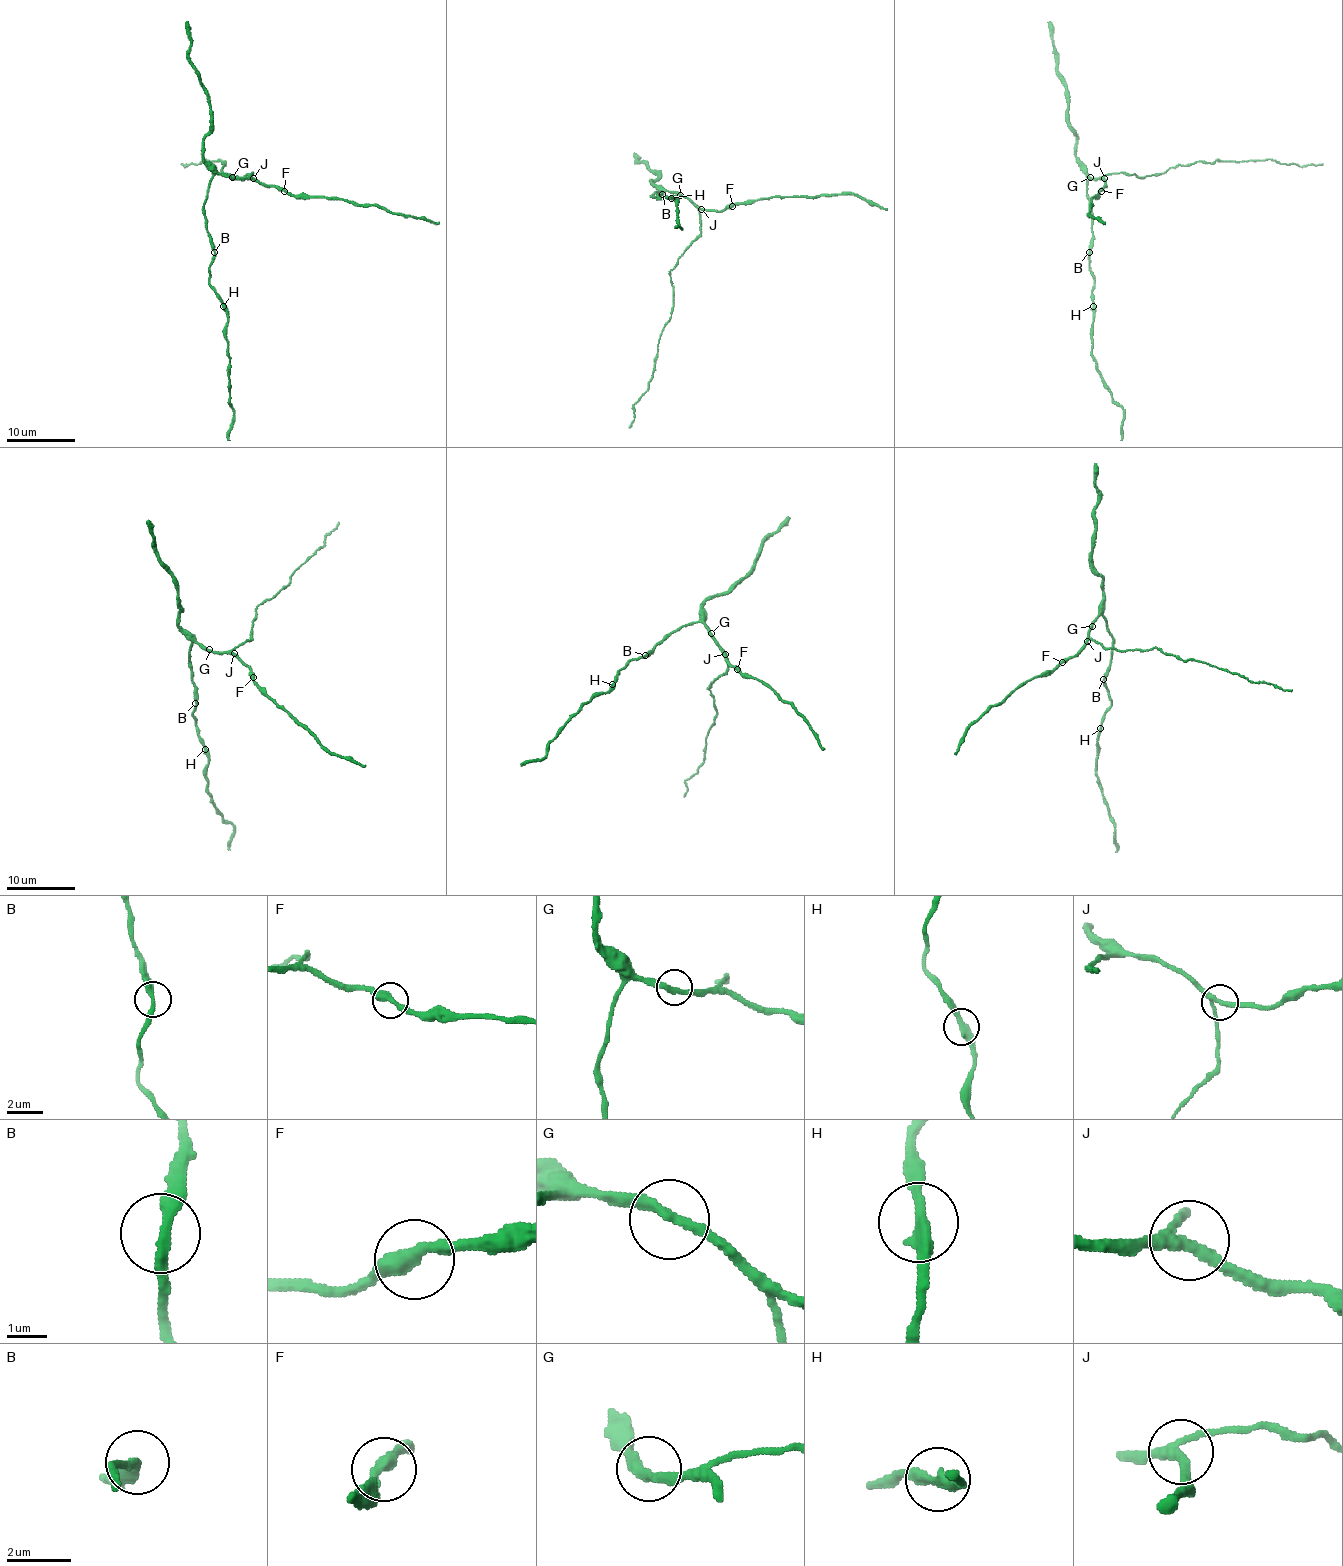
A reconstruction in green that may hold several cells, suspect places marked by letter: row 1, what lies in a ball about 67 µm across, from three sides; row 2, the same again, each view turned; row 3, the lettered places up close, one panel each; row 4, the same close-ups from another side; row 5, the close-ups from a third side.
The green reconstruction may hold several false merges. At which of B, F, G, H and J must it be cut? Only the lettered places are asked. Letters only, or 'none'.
none

